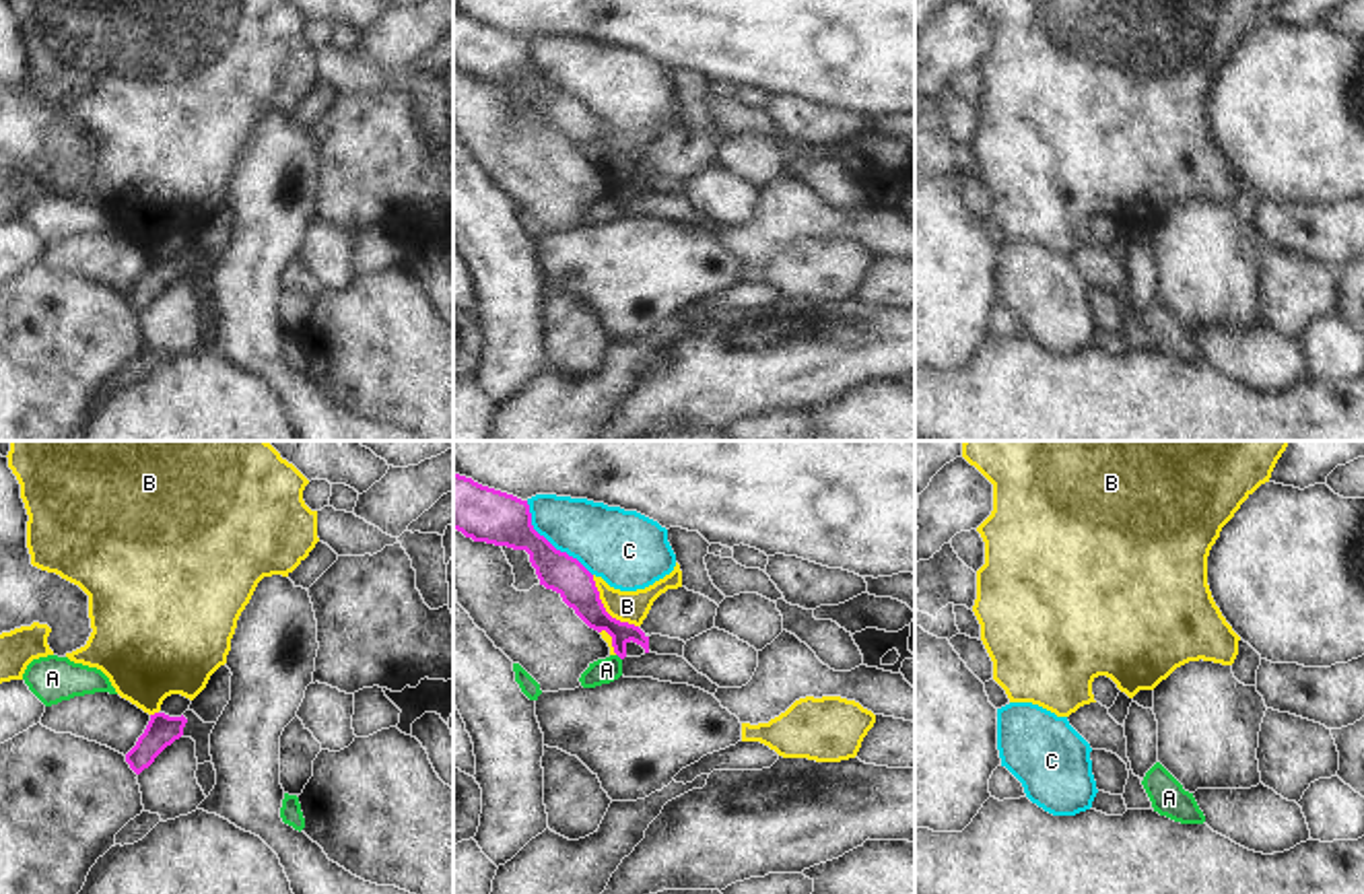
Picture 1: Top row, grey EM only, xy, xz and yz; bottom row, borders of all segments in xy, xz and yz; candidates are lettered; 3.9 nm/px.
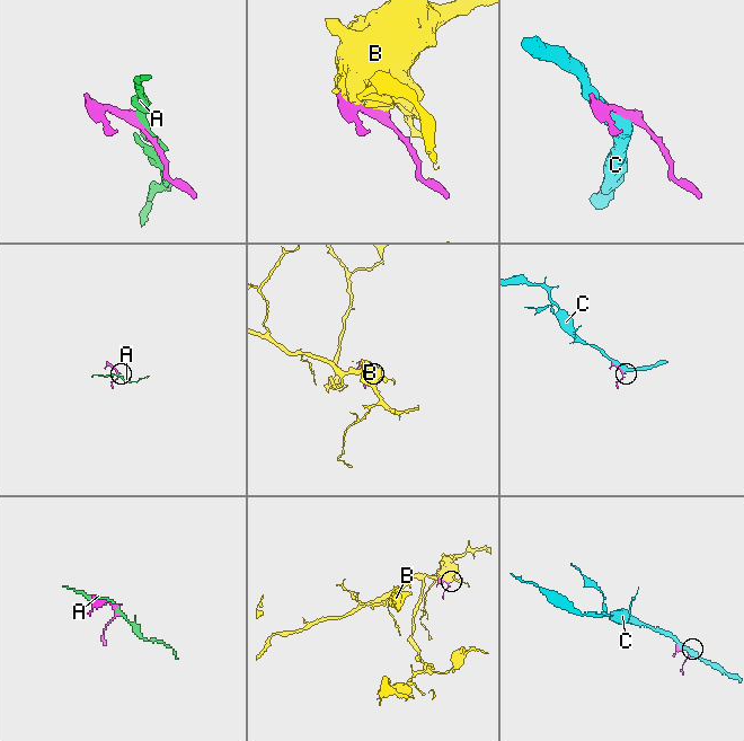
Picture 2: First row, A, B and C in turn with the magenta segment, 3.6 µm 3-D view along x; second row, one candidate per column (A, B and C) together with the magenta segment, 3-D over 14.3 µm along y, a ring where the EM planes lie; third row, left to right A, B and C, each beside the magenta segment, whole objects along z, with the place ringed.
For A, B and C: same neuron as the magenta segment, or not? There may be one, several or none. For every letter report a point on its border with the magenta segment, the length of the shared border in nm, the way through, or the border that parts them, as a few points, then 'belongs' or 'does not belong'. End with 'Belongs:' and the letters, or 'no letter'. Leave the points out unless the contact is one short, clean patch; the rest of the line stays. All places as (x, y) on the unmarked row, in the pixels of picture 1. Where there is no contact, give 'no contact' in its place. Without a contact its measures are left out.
A: contact xz (619, 194); length 40 nm; border xz (617, 192), (621, 198); does not belong
B: contact xz (604, 147); length 280 nm; does not belong
C: contact xz (549, 81); length 400 nm; does not belong
Belongs: no letter

